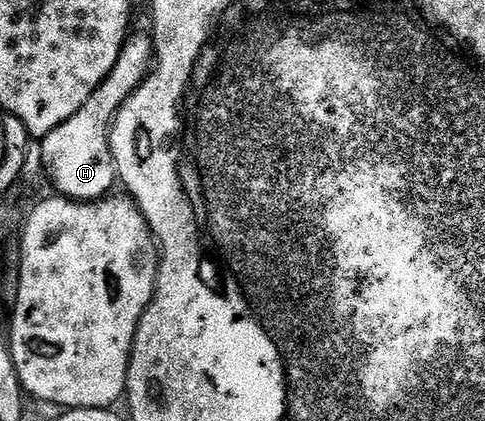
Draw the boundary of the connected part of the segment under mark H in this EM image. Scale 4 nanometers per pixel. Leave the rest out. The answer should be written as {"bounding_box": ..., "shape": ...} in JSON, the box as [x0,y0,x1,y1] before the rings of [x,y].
{"bounding_box":[41,33,156,202],"shape":[[[131,33],[120,48],[120,56],[108,72],[108,76],[84,100],[84,108],[76,112],[60,128],[52,128],[46,138],[41,139],[42,170],[50,177],[57,193],[76,202],[96,202],[107,197],[116,186],[114,157],[110,151],[110,128],[118,110],[136,92],[136,88],[150,75],[156,61],[154,42],[144,34]]]}

